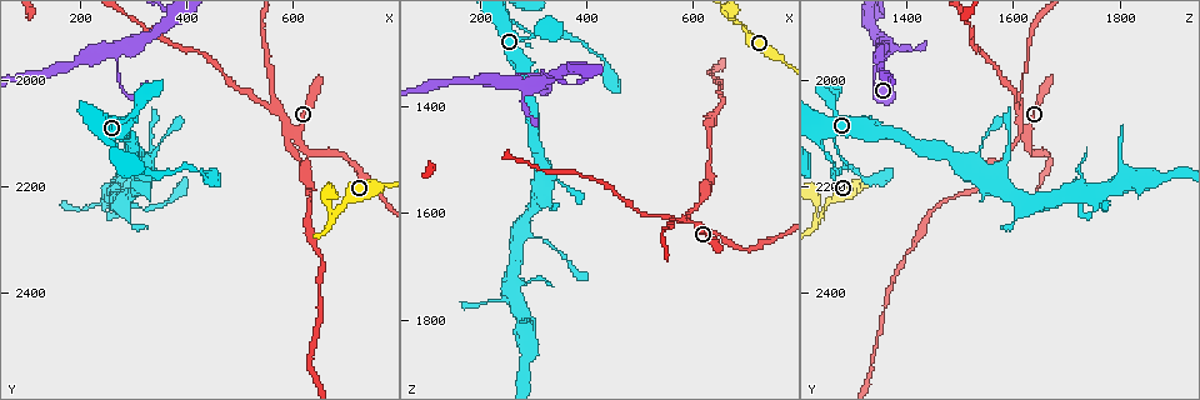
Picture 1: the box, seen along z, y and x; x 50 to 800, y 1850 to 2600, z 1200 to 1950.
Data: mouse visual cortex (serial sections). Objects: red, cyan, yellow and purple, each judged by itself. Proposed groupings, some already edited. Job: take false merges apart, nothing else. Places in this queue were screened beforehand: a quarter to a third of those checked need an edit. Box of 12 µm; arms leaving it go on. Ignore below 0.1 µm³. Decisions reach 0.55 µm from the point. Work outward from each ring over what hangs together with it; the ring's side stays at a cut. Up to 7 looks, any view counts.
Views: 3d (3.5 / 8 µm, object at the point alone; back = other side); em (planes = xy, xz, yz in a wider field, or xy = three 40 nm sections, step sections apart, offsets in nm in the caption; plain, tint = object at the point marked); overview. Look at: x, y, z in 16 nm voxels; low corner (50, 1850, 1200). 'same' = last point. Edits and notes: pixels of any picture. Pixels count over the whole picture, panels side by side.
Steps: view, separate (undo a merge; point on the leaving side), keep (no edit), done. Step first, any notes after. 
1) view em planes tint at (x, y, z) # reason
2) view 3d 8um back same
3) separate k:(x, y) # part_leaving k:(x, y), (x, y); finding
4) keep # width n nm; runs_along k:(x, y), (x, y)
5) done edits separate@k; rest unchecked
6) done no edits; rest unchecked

view 3d 3.5um back at (285, 2225, 1630) # arms part here

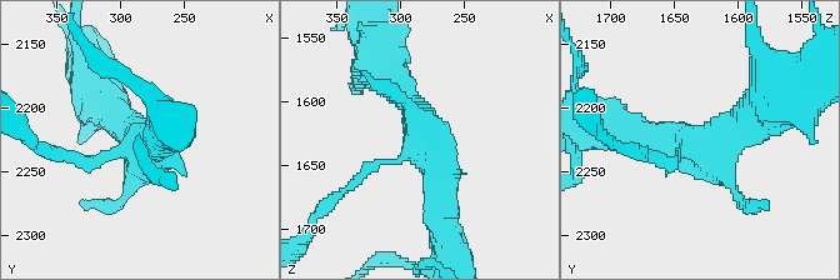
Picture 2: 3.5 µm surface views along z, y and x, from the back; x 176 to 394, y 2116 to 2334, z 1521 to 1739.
view em planes tint at (280, 2230, 1632) # shape alone is not enough

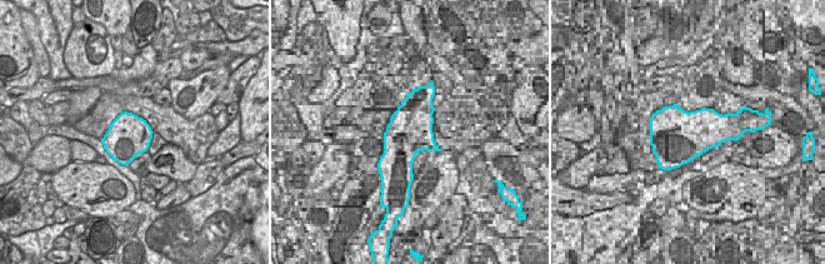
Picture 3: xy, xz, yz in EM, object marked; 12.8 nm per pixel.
keep # runs_along 2:(391, 78), (434, 154), (441, 218); continuous, no second cell

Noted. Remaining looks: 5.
view 3d 3.5um at (270, 1950, 1355) # three arms meet

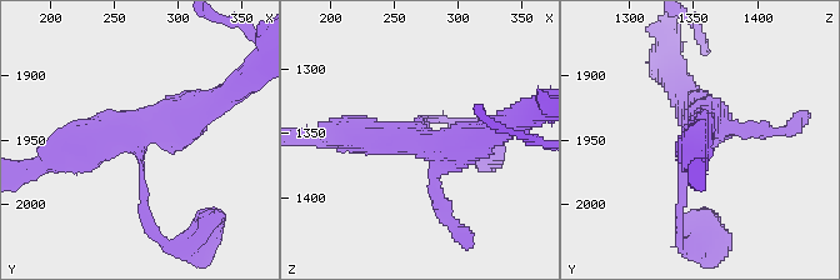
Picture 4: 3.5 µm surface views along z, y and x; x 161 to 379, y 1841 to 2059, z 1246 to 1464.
view em xy step 2 tint at (268, 1950, 1352) # shape alone is not enough

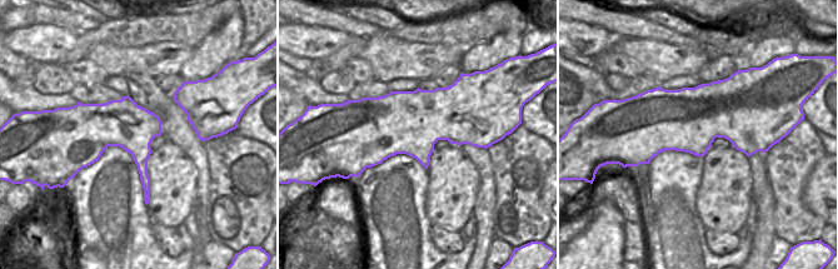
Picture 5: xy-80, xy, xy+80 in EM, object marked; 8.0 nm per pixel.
keep # continuous, no second cell

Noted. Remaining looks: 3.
view 3d 3.5um back at (270, 2135, 1255) # sharp bend

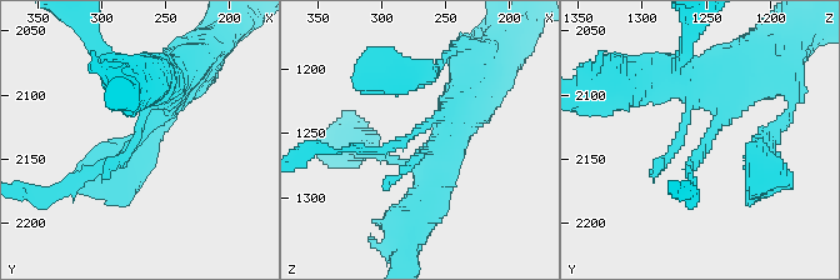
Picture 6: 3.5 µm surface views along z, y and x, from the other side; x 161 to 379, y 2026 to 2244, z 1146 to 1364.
view em planes tint at (276, 2140, 1250) # arm_widths 100, 350 nm

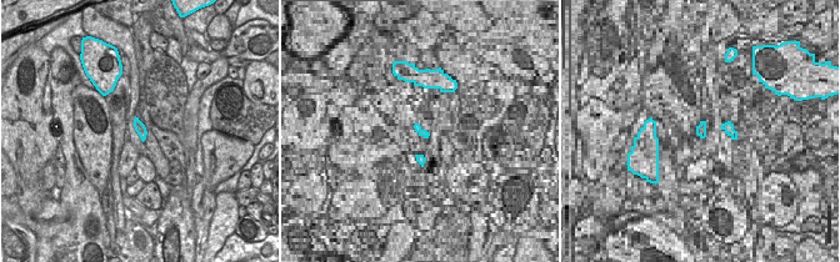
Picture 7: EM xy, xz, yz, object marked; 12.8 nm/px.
separate 6:(689, 165) # part_leaving 6:(708, 141), (691, 160), (691, 195); a second cell is stuck on

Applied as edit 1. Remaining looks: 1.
done edits separate@6; rest unchecked

